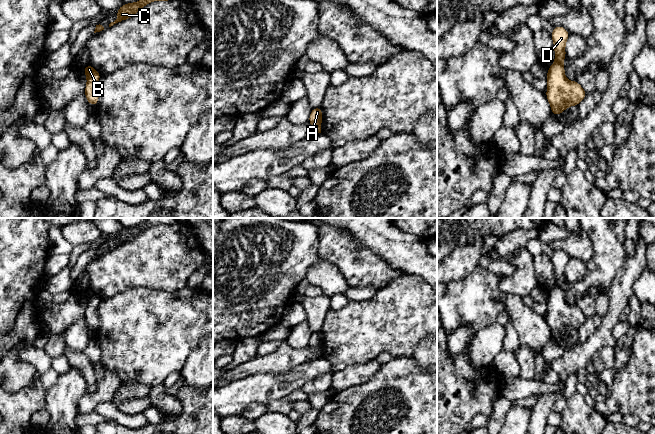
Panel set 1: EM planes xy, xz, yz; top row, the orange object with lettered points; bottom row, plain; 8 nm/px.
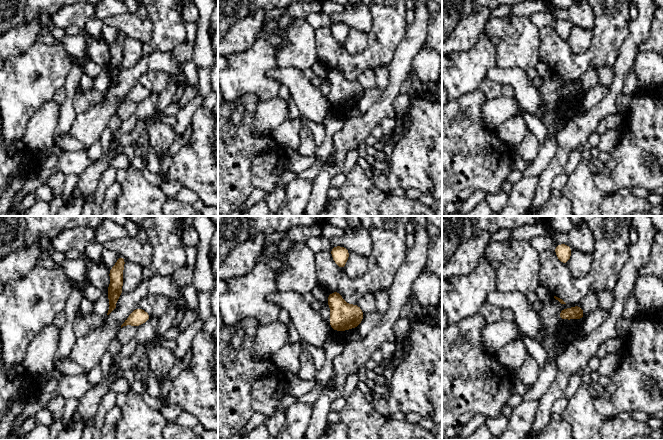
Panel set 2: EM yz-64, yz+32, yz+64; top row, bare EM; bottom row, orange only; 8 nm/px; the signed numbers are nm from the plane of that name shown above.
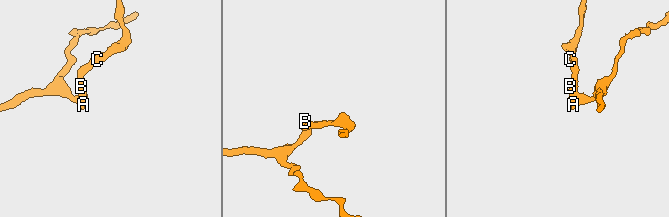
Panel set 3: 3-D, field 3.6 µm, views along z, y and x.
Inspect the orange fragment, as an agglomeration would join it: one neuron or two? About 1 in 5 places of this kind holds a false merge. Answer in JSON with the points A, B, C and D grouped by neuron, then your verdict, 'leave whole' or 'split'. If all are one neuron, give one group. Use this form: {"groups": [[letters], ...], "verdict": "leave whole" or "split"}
{"groups": [["A", "B", "C", "D"]], "verdict": "leave whole"}

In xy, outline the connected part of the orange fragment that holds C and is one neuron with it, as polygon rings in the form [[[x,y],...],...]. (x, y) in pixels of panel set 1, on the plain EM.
[[[145,218],[145,221],[138,226],[123,228],[117,235],[117,243],[111,246],[109,251],[125,243],[134,241],[140,233],[150,226],[158,224],[170,225],[177,221],[179,221],[179,218]]]

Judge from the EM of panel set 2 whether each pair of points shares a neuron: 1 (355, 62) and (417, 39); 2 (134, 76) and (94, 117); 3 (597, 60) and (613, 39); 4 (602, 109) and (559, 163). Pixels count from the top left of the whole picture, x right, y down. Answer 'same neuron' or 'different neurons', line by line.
1: different neurons
2: same neuron
3: same neuron
4: same neuron

